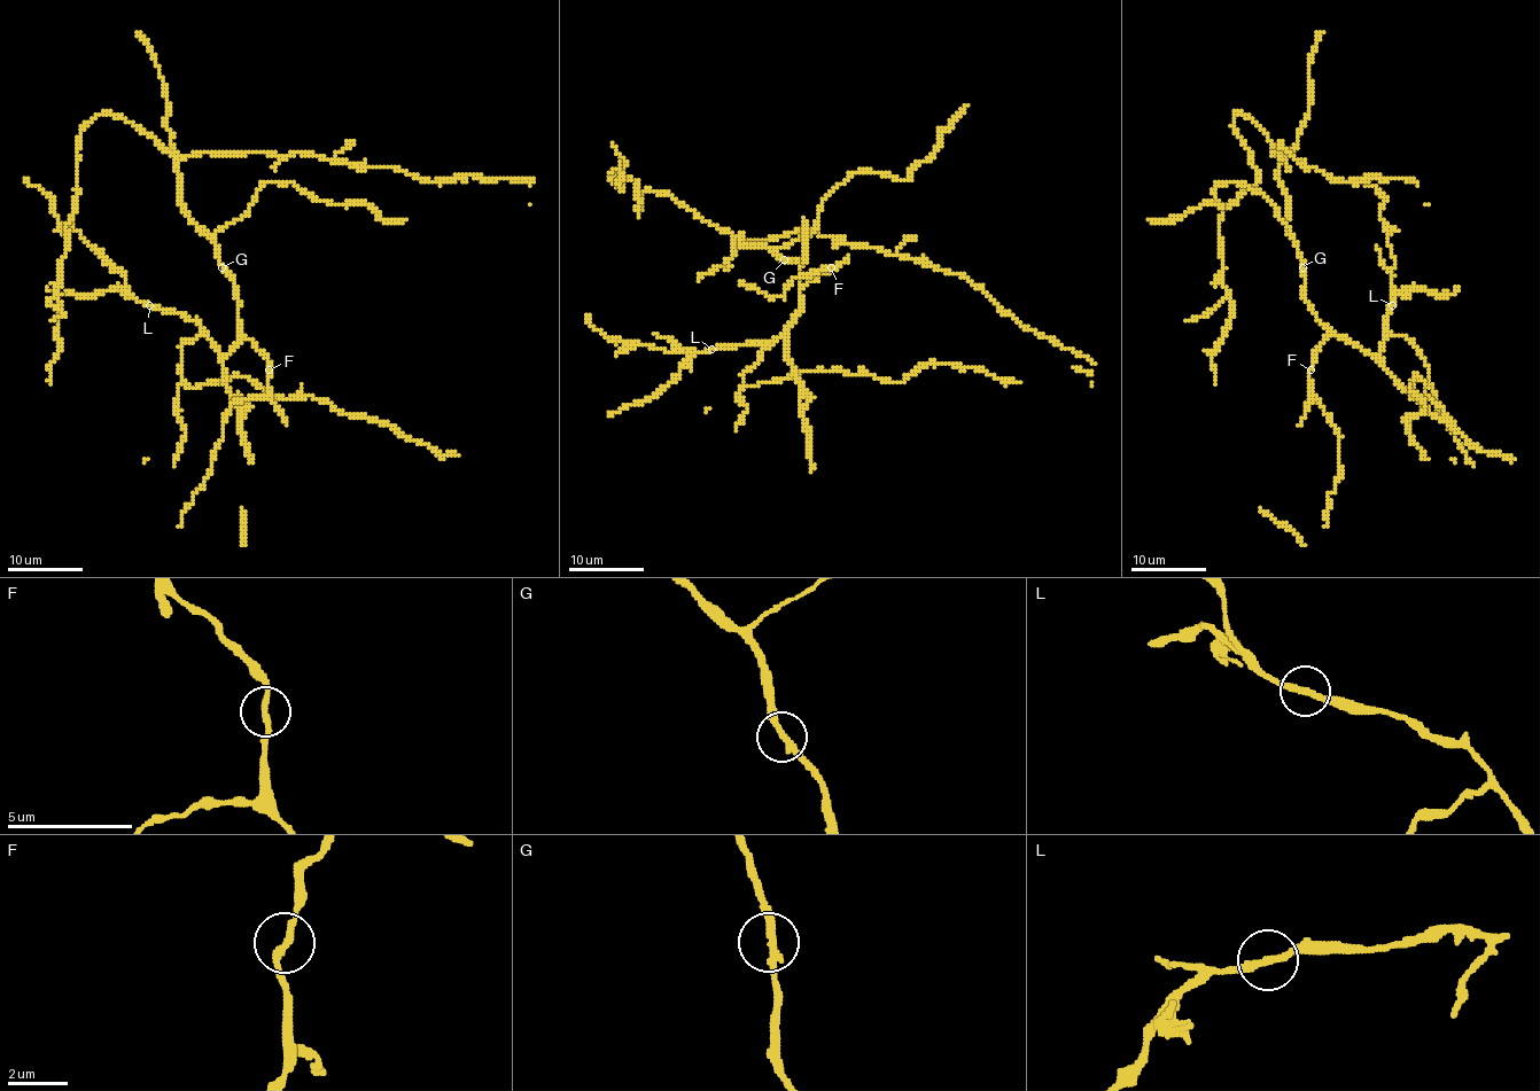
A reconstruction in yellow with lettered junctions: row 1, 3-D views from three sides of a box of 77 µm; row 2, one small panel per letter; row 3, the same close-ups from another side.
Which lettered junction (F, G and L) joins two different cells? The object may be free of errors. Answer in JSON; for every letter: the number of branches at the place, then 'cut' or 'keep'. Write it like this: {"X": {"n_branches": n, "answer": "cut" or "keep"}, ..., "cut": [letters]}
{"F": {"n_branches": 2, "answer": "keep"}, "G": {"n_branches": 2, "answer": "keep"}, "L": {"n_branches": 2, "answer": "keep"}, "cut": []}

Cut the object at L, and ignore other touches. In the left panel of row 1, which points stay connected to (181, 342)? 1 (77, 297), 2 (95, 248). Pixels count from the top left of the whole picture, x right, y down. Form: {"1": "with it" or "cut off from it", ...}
{"1": "cut off from it", "2": "cut off from it"}

